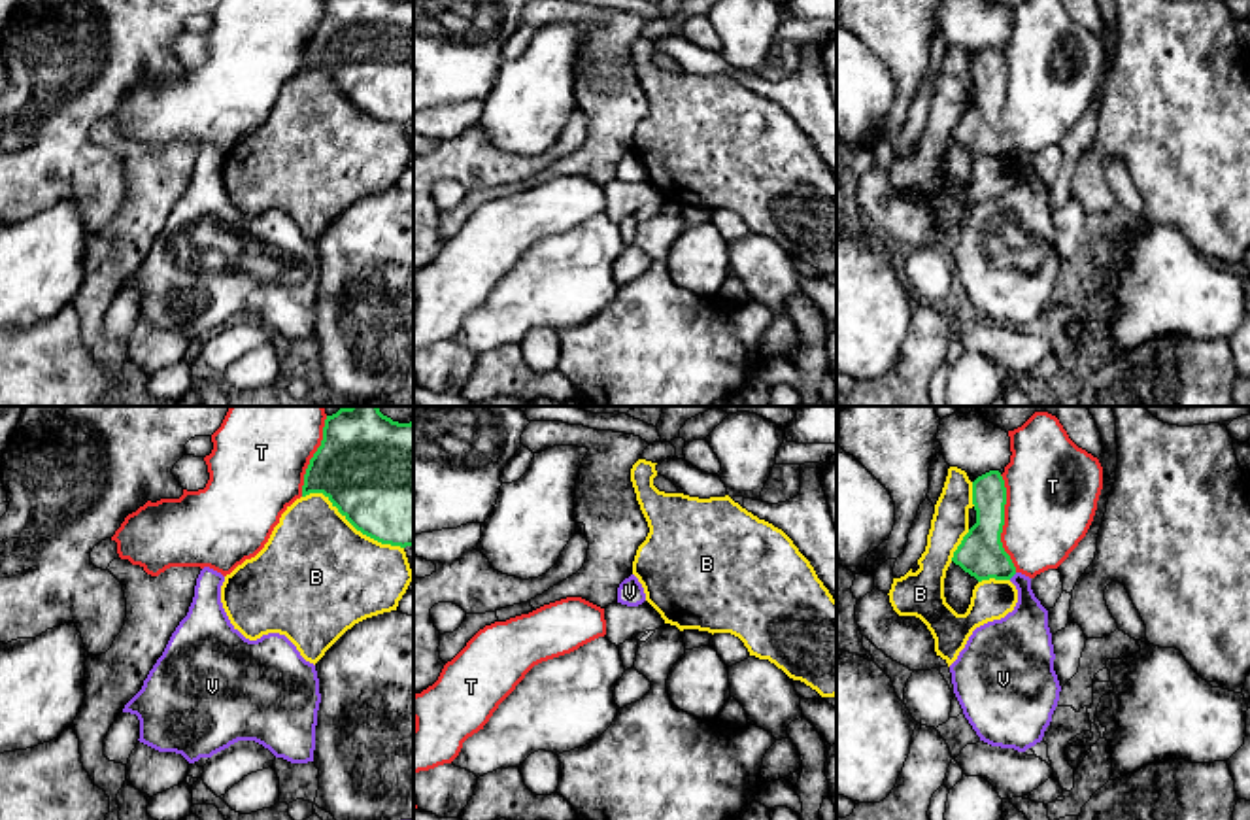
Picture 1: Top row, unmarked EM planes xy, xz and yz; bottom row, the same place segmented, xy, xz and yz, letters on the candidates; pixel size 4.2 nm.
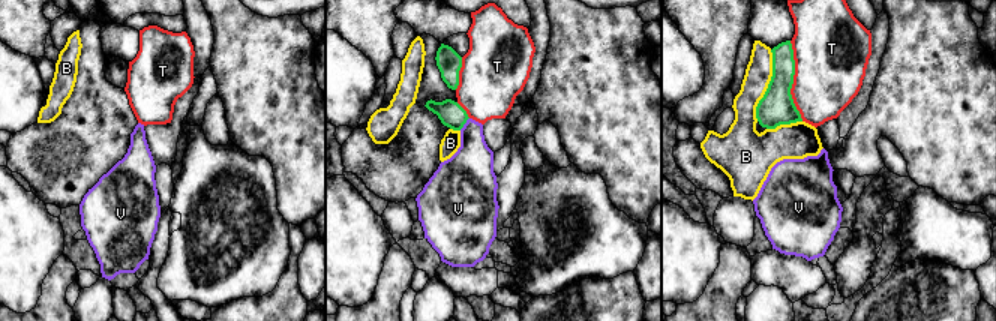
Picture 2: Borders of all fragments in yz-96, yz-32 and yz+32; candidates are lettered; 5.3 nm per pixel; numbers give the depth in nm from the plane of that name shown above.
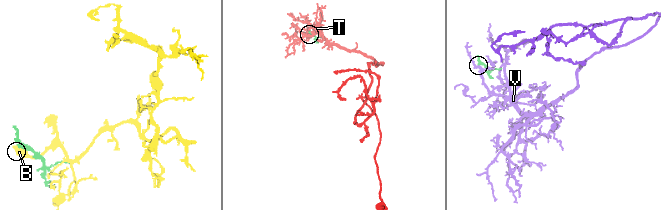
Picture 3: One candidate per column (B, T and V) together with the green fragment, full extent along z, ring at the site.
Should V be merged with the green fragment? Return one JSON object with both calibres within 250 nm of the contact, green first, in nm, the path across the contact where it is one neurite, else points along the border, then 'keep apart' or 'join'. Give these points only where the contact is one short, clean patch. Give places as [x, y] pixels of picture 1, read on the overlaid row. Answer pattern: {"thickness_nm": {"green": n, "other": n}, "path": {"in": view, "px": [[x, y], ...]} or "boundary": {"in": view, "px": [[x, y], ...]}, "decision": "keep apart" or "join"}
{"thickness_nm": {"green": 200, "other": 200}, "boundary": {"in": "yz", "px": [[1016, 573], [1009, 579]]}, "decision": "keep apart"}

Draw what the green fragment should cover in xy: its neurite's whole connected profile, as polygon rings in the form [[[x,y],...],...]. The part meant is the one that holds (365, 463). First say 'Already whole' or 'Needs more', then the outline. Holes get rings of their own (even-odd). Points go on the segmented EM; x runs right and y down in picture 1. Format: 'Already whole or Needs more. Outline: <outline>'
Already whole. Outline: [[[342,406],[327,416],[321,446],[304,474],[302,497],[310,493],[323,493],[363,535],[414,546],[414,421],[393,421],[378,406]]]

